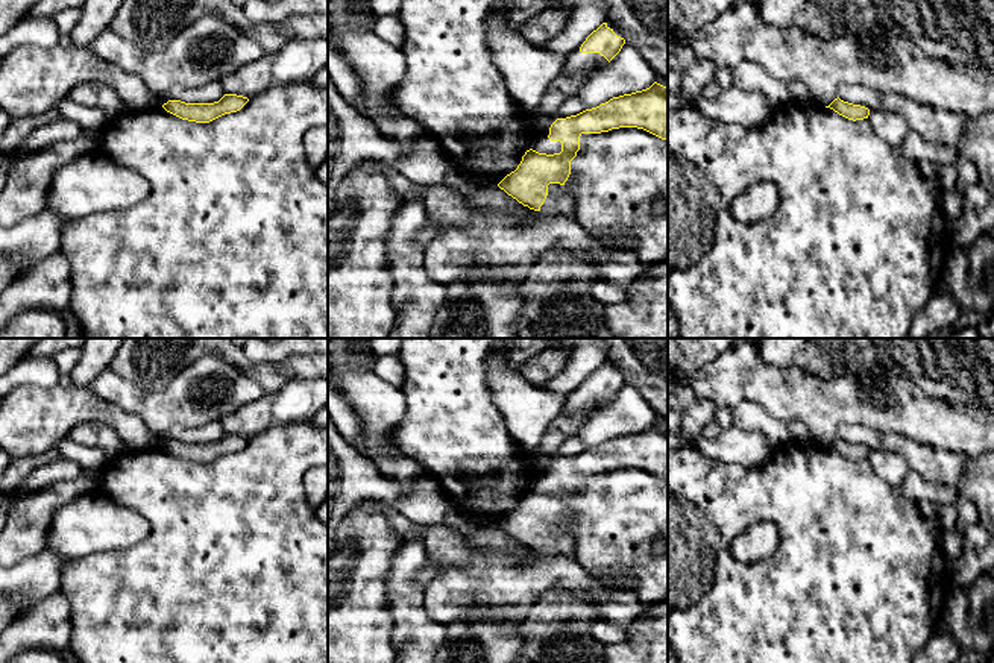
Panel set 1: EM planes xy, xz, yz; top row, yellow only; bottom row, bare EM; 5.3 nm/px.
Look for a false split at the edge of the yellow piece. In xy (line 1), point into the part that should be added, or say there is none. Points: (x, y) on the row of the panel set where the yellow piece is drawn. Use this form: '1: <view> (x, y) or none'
1: none

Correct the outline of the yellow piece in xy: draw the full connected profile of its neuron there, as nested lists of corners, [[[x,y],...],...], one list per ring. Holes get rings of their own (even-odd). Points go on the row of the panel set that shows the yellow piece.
[[[225,94],[214,103],[185,103],[181,100],[168,100],[162,108],[182,120],[209,123],[225,114],[240,111],[247,102],[249,99],[243,96]]]

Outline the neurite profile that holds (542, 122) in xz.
[[[578,96],[566,99],[554,114],[543,114],[539,108],[528,109],[528,121],[542,134],[551,127],[557,118],[566,118],[586,111],[583,100]]]

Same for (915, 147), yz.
[[[914,130],[907,132],[900,147],[903,155],[915,162],[936,161],[953,165],[956,156],[959,155],[958,149],[941,143],[927,141]]]

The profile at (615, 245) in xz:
[[[590,237],[590,238],[592,238],[592,241],[595,244],[606,247],[606,249],[615,252],[616,255],[619,252],[625,252],[624,244],[622,244],[624,240],[621,240],[621,238],[610,238],[610,237],[607,237],[607,238],[595,238],[595,237]]]

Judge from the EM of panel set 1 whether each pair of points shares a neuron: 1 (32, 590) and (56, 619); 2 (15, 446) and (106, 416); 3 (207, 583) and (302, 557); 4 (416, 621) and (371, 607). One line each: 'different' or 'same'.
1: different
2: same
3: same
4: different

